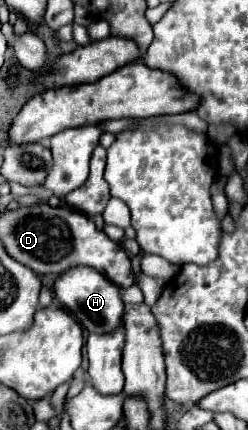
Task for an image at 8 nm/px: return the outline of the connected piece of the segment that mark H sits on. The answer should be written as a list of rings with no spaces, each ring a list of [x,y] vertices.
[[[72,268],[70,272],[60,274],[54,284],[54,294],[62,306],[72,310],[76,320],[92,334],[110,334],[122,326],[124,302],[120,298],[120,288],[92,268]]]

